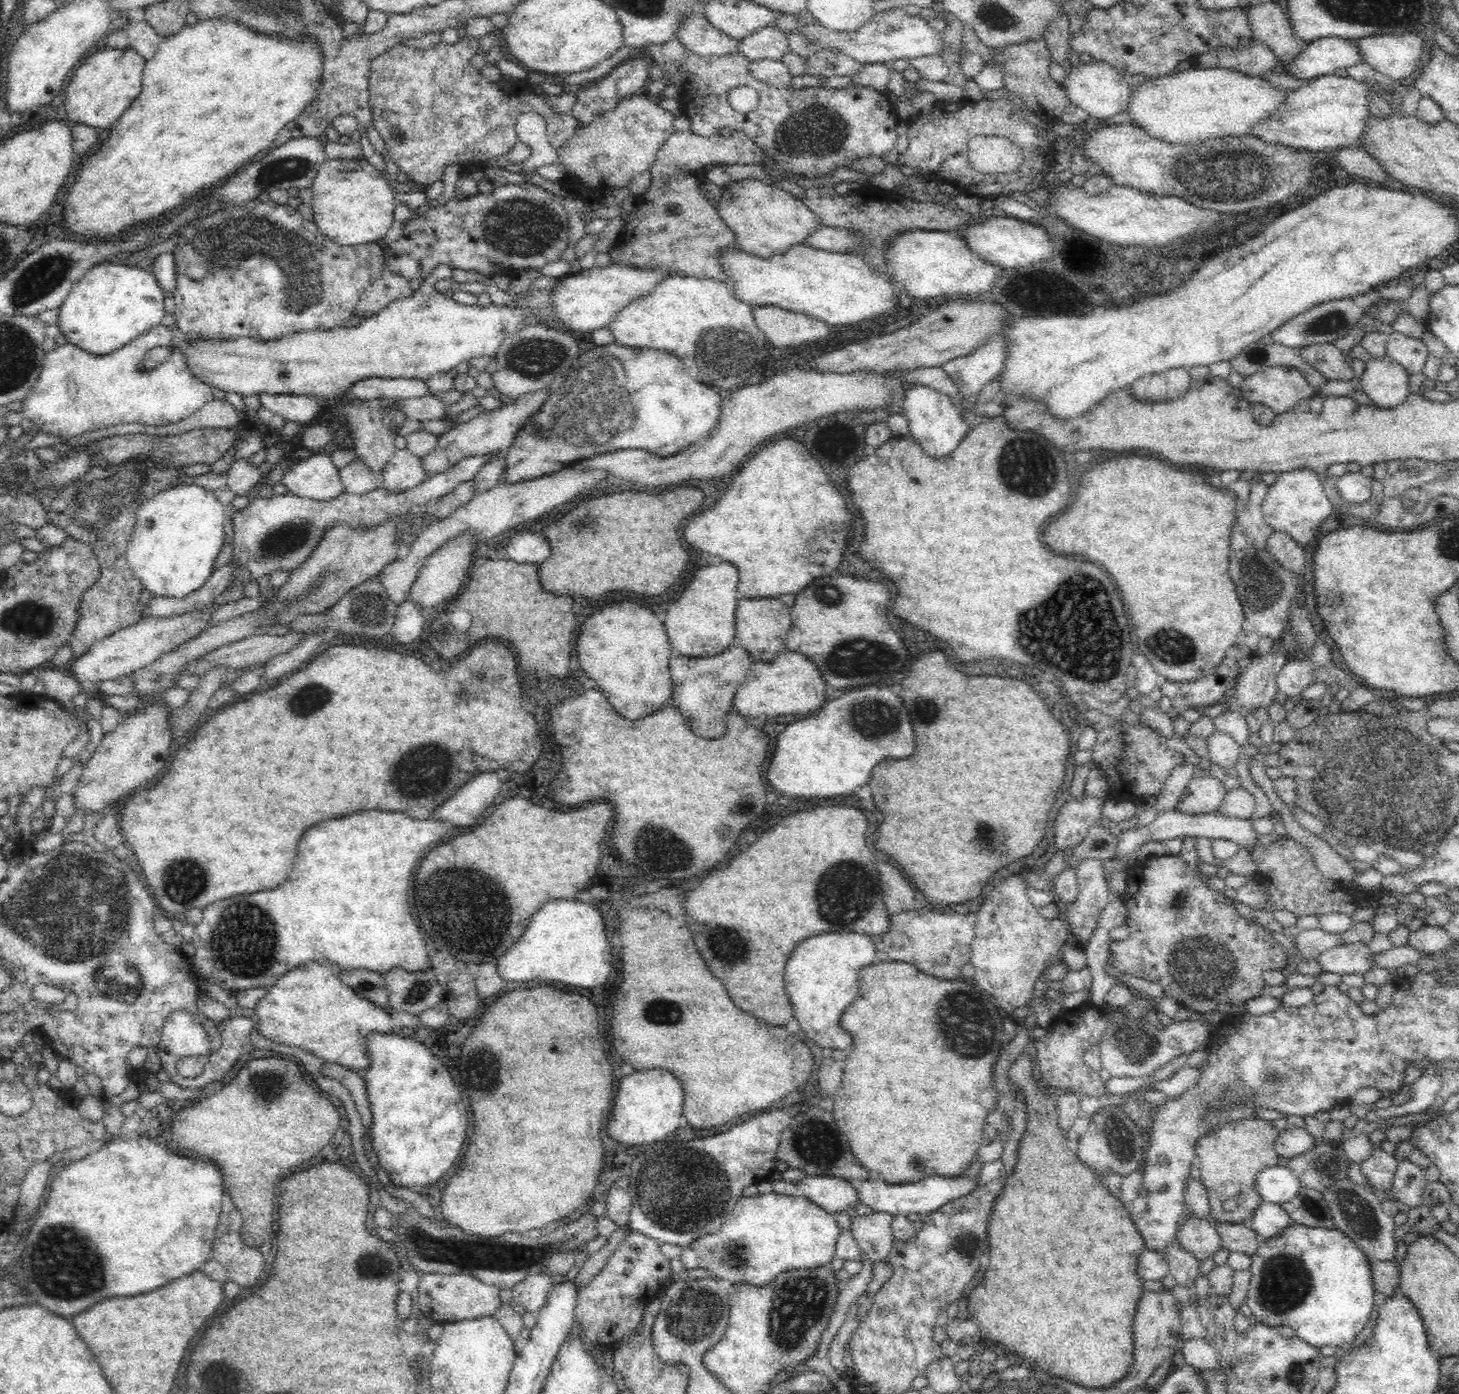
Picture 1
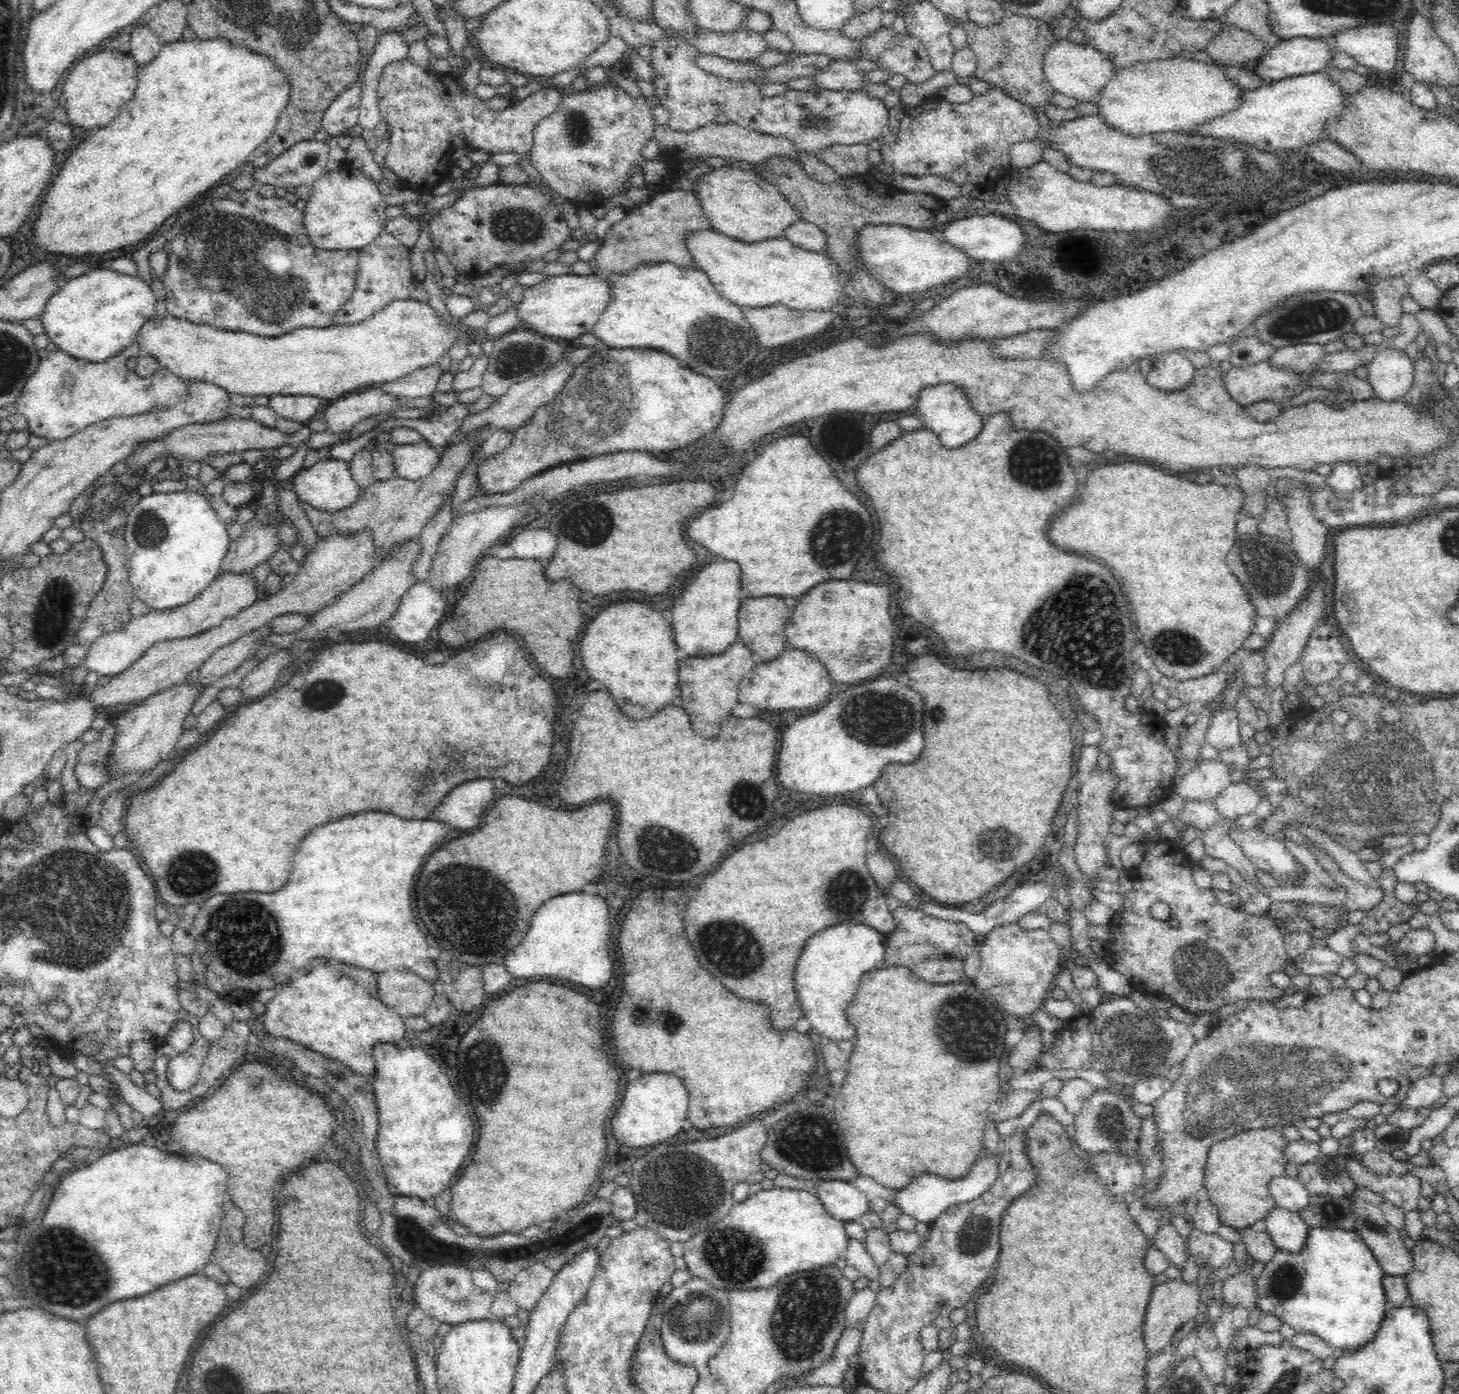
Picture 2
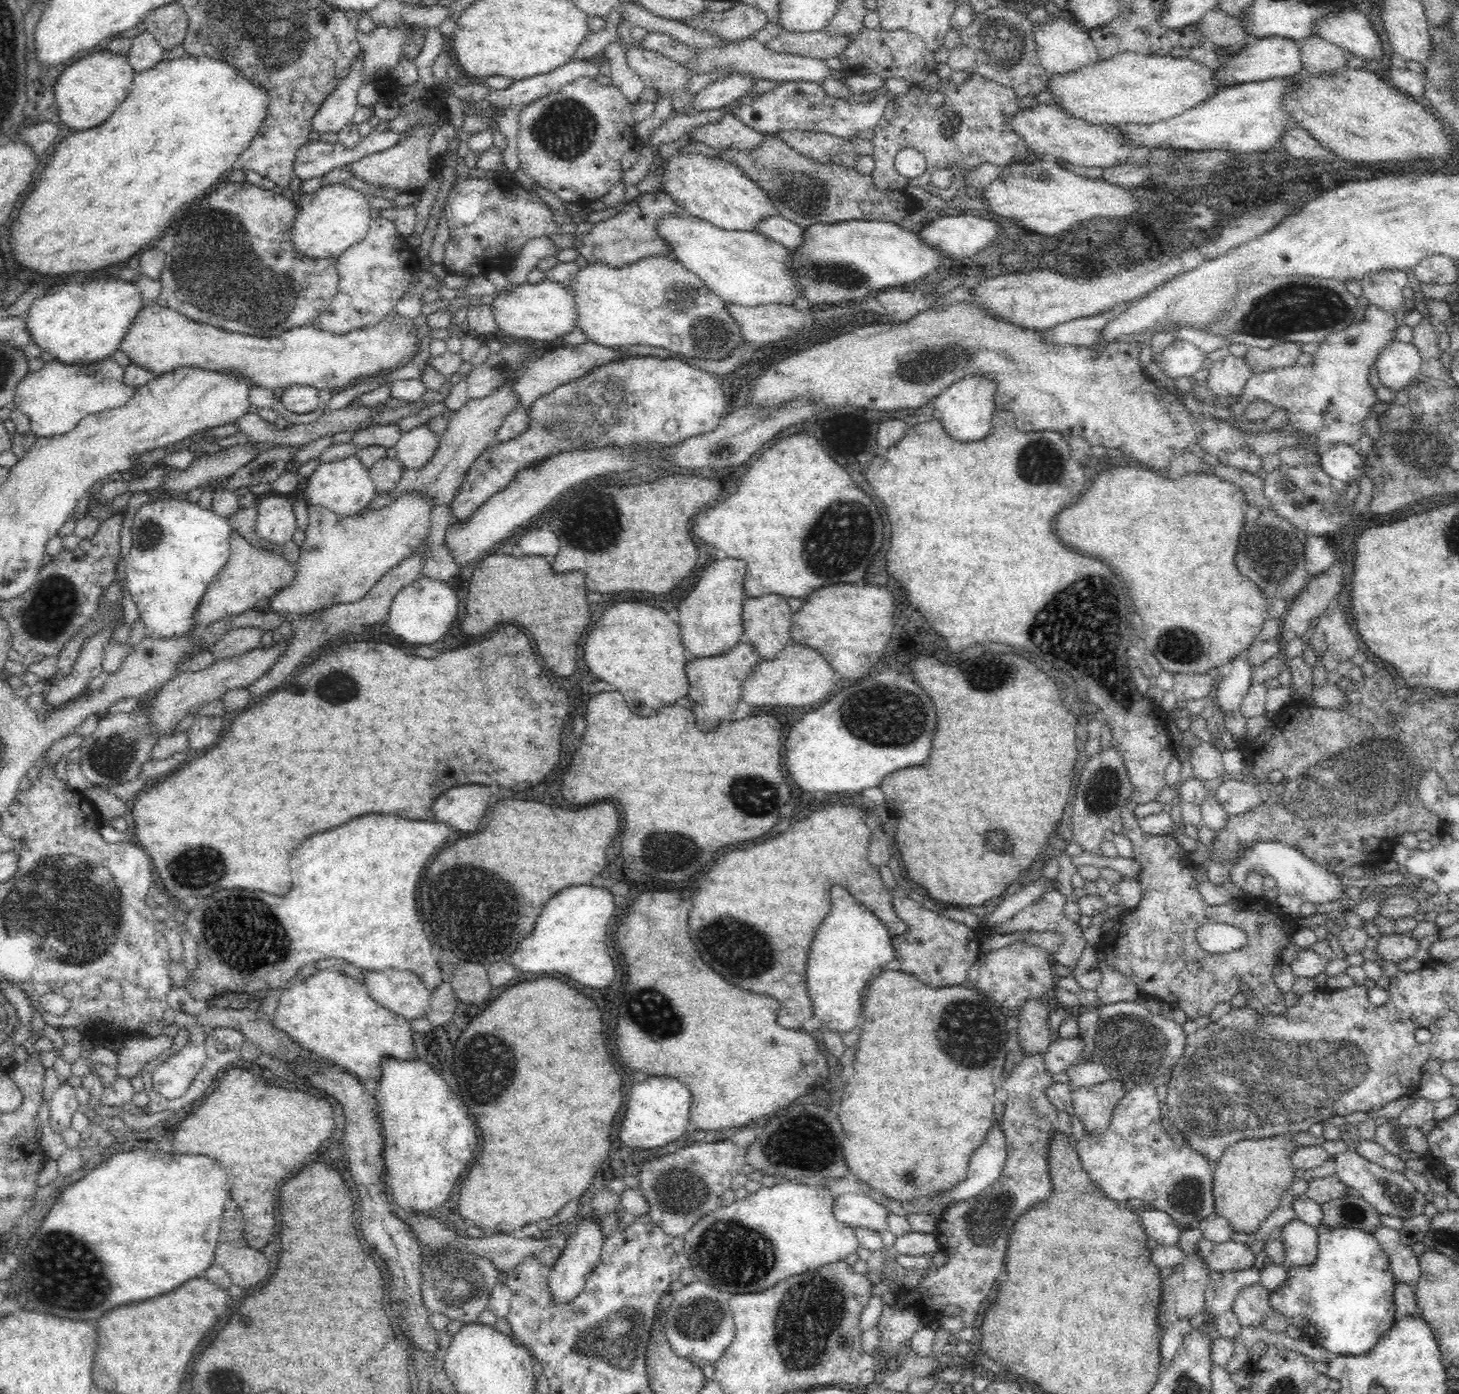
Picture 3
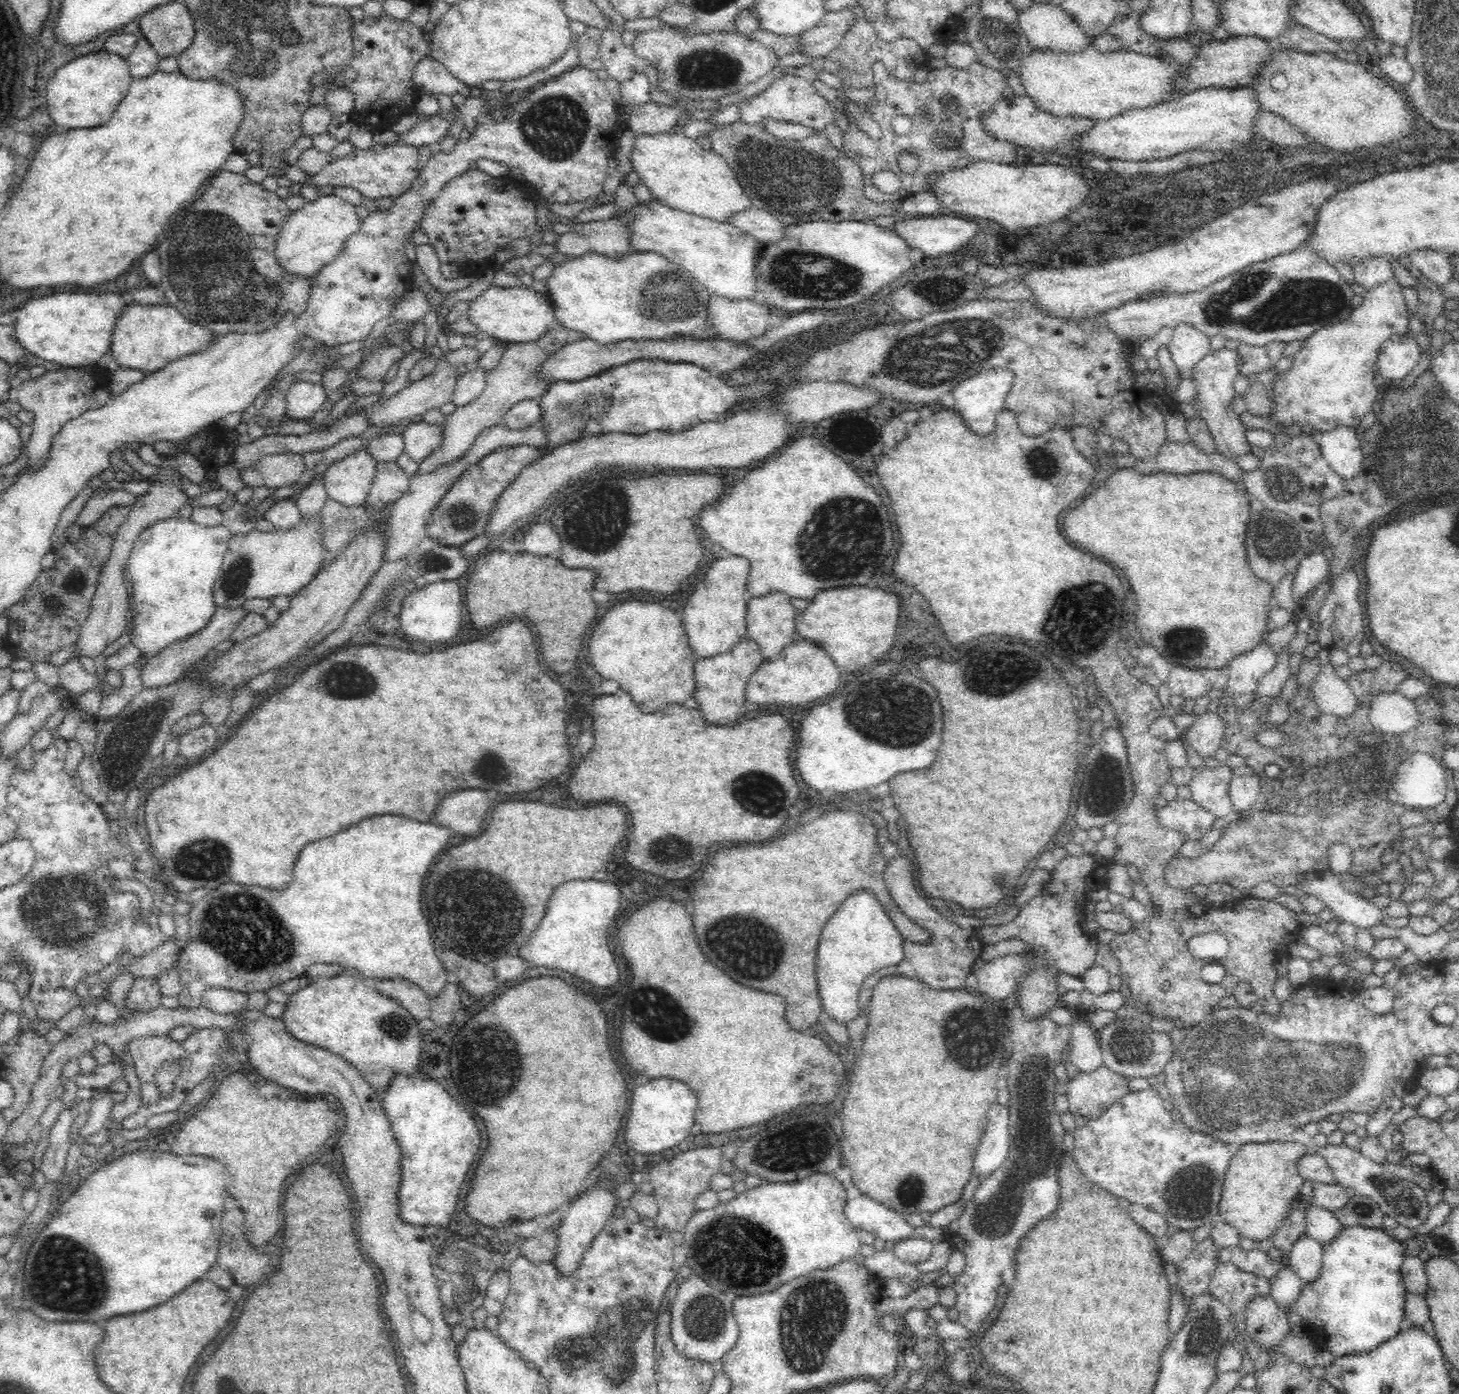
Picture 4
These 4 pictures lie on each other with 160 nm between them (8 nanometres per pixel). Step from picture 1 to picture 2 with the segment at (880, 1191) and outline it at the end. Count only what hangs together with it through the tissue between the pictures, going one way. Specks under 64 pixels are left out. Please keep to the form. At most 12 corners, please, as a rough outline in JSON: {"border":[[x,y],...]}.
{"border":[[983,1151],[956,1181],[924,1173],[890,1205],[930,1223],[946,1208],[970,1202],[996,1181],[999,1160]]}

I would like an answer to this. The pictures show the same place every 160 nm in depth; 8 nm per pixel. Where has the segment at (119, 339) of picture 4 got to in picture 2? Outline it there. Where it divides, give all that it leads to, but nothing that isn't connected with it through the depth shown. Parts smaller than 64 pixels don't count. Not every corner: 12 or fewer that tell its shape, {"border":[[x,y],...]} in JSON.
{"border":[[428,302],[276,337],[152,317],[142,354],[242,396],[335,400],[481,342]]}

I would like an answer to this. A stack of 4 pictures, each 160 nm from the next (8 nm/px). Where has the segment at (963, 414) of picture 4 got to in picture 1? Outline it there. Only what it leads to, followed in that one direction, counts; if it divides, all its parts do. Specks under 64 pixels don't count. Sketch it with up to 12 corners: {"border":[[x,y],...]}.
{"border":[[906,390],[901,407],[930,459],[956,450],[972,428],[948,395]]}

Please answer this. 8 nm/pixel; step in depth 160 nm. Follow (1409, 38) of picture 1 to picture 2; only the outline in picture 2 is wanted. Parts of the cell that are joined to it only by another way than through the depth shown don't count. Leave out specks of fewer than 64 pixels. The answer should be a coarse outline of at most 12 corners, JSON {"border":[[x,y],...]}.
{"border":[[1370,25],[1335,34],[1375,73],[1400,66],[1398,30]]}

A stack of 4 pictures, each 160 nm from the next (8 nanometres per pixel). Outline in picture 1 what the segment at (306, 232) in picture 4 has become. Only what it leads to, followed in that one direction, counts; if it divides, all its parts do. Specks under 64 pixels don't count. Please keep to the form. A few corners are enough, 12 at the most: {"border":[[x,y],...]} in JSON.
{"border":[[363,156],[326,159],[314,223],[336,244],[396,222],[395,188]]}

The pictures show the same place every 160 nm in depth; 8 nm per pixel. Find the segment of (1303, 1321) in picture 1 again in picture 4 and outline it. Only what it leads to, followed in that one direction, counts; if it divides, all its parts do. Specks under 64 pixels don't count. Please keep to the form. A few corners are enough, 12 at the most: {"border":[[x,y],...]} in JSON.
{"border":[[1343,1227],[1286,1313],[1335,1357],[1405,1326],[1404,1248]]}

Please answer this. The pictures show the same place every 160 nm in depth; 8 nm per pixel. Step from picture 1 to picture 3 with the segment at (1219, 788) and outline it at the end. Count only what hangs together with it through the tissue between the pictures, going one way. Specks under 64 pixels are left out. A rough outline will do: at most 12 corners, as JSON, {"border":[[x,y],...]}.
{"border":[[1208,742],[1192,750],[1193,777],[1205,784],[1223,777],[1227,756]]}

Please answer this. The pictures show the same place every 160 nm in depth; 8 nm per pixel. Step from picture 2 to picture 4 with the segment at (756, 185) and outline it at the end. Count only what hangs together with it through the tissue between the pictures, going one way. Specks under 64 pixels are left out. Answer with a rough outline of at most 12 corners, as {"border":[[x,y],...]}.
{"border":[[683,132],[637,135],[656,199],[728,223],[752,206],[732,167]]}

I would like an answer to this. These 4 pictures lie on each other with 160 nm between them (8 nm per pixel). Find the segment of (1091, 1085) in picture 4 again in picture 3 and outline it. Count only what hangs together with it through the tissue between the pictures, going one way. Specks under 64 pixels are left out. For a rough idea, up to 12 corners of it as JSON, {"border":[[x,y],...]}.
{"border":[[1123,1080],[1074,1089],[1074,1113],[1088,1135],[1110,1126]]}

